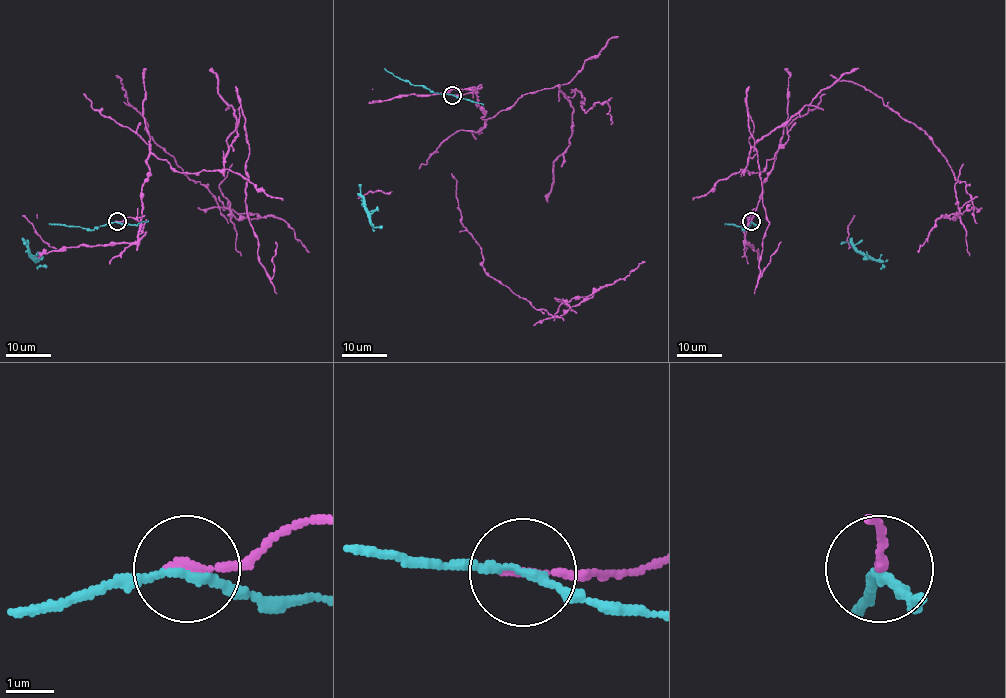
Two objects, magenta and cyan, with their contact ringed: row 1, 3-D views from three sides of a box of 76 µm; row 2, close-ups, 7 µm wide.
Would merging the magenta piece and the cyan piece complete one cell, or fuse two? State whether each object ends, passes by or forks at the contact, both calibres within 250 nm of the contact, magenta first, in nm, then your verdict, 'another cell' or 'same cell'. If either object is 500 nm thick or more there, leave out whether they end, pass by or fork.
magenta ends; cyan passes by; calibres 190 and 170 nm; another cell

